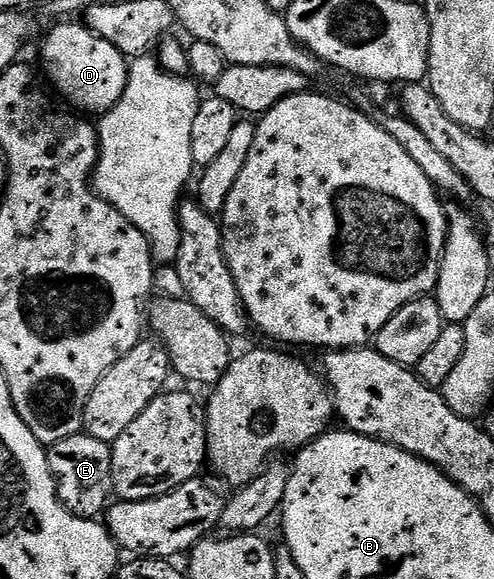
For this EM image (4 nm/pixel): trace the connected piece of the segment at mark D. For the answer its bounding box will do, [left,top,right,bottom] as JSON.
[41,23,129,113]

